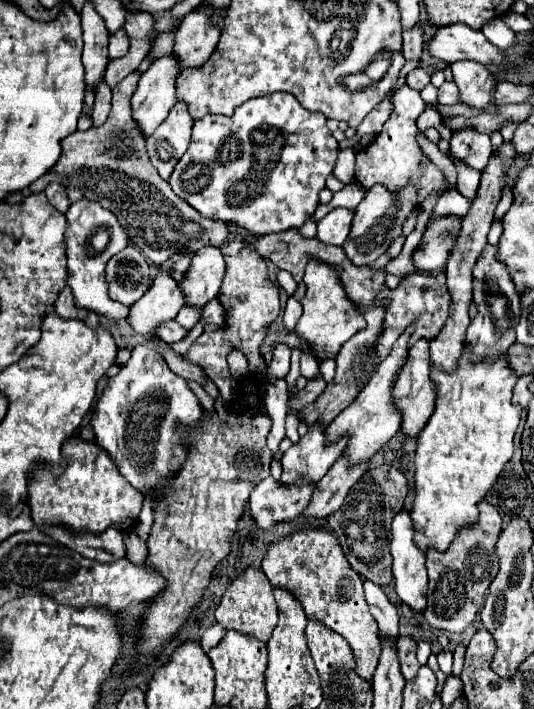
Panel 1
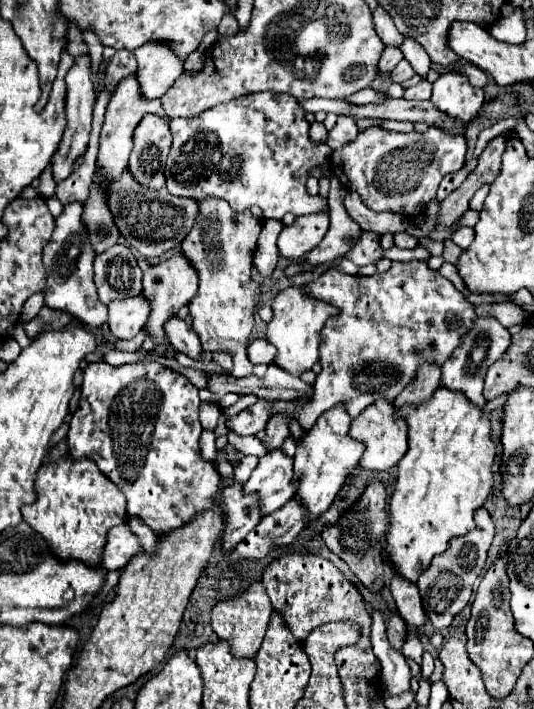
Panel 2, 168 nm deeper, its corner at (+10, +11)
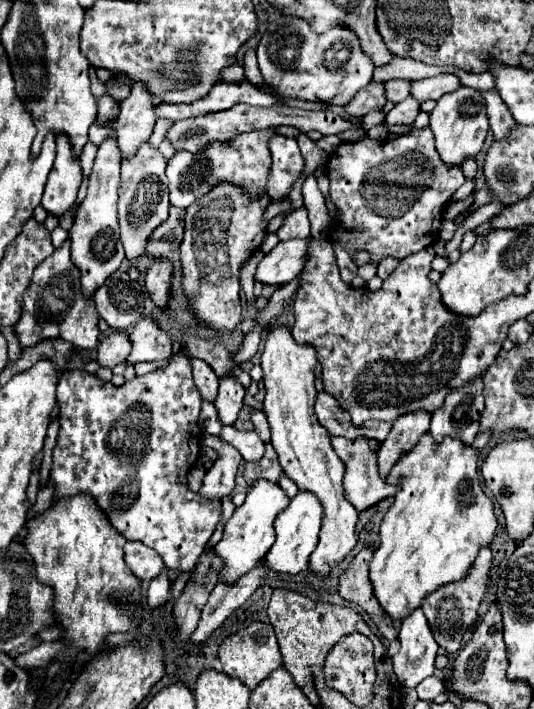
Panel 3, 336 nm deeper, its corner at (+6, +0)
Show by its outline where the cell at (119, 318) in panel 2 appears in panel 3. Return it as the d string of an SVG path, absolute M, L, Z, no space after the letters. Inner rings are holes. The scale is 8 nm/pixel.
M112 332L98 344L98 362L100 366L114 368L116 364L124 362L132 350L132 342L128 332Z

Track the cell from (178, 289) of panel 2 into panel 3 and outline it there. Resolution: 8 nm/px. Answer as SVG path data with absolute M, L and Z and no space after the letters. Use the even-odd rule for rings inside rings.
M144 316L132 330L132 352L128 356L128 370L124 372L126 380L132 380L136 374L132 366L136 362L164 362L172 358L172 340L164 328L158 326L158 322L150 316Z

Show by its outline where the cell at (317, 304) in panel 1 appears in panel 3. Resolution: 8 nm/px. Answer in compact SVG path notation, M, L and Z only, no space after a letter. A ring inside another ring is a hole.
M284 324L268 326L268 338L262 352L262 370L264 370L264 408L262 412L268 418L272 430L272 446L278 452L278 460L282 470L298 484L300 490L316 492L320 502L324 504L324 524L320 530L320 544L316 552L312 552L310 570L326 576L336 564L344 560L344 556L356 544L356 520L358 512L352 502L344 494L344 462L334 452L330 444L328 430L320 424L314 414L314 370L318 366L318 352L312 344L298 344L292 336L292 330Z

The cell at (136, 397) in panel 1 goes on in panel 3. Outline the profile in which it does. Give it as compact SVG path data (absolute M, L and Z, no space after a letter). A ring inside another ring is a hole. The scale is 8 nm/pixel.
M174 354L166 368L158 368L146 376L136 376L122 386L104 382L86 370L66 370L60 378L56 396L62 420L52 464L56 486L54 498L74 496L78 492L92 494L114 528L118 528L118 532L128 540L140 540L156 550L166 568L192 572L200 552L222 518L222 502L192 492L188 486L186 476L200 454L202 432L198 426L198 414L202 396L192 382L192 370L188 368L186 358Z

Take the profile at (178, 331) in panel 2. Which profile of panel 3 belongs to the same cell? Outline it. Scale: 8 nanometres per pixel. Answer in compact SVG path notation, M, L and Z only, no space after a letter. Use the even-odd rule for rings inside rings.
M182 352L182 356L192 366L194 384L198 386L202 398L208 400L208 402L214 402L216 400L216 392L218 392L218 384L220 384L220 378L216 376L216 372L212 372L212 368L208 368L208 364L204 364L204 360L200 360L200 358L192 358L192 356L188 356L184 352Z

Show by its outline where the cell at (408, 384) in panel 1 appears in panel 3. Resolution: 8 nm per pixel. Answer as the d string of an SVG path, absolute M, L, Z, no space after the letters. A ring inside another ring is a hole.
M342 436L332 438L332 446L334 446L336 454L346 464L344 492L346 492L348 500L352 500L352 504L356 504L358 512L374 506L376 502L380 502L386 496L394 496L398 492L396 484L388 484L386 480L382 480L382 476L378 472L378 454L376 454L376 450L370 448L370 442L374 442L374 440L368 438L368 436L358 436L354 440L348 440L348 438L342 438Z

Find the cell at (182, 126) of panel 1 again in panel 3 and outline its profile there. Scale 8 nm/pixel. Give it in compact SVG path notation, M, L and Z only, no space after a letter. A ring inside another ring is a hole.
M144 142L140 150L122 162L122 184L120 184L120 200L118 200L118 220L120 220L120 236L124 240L126 258L136 258L144 254L144 244L152 228L168 218L168 178L164 176L166 160L158 148L150 142Z

